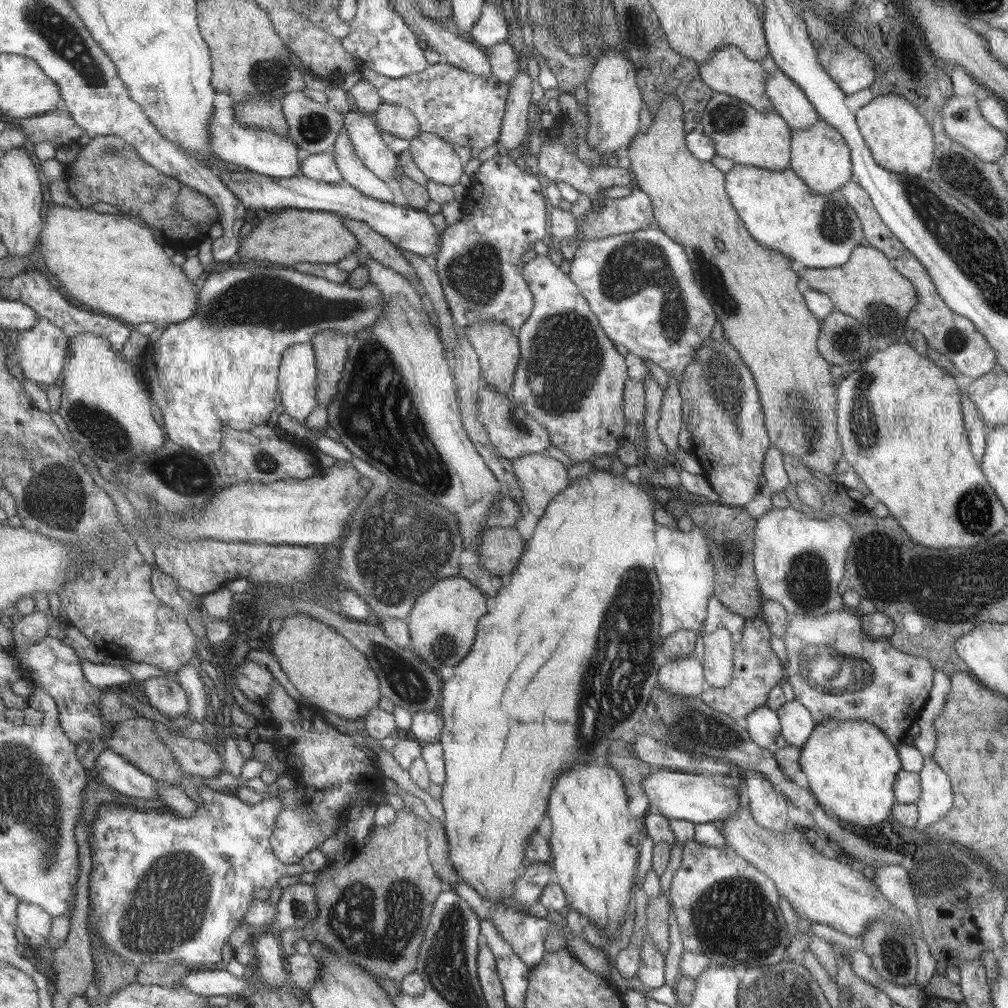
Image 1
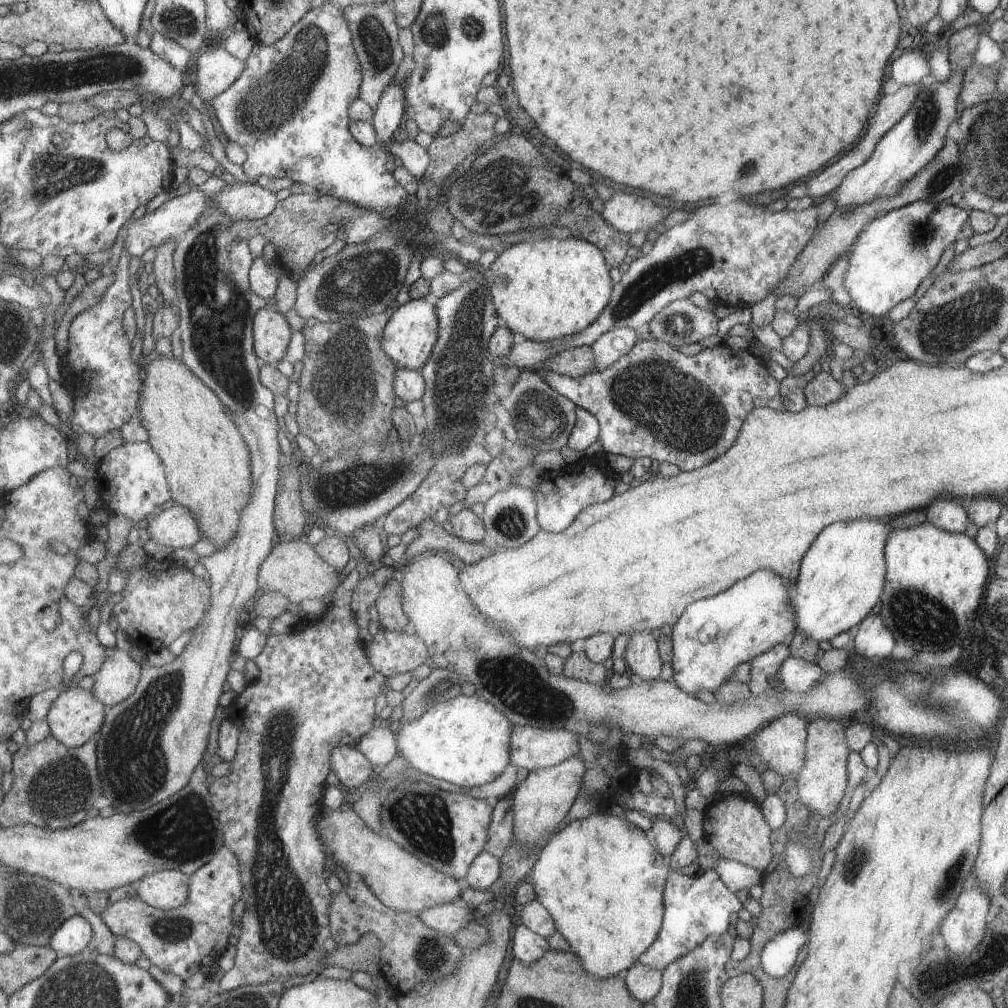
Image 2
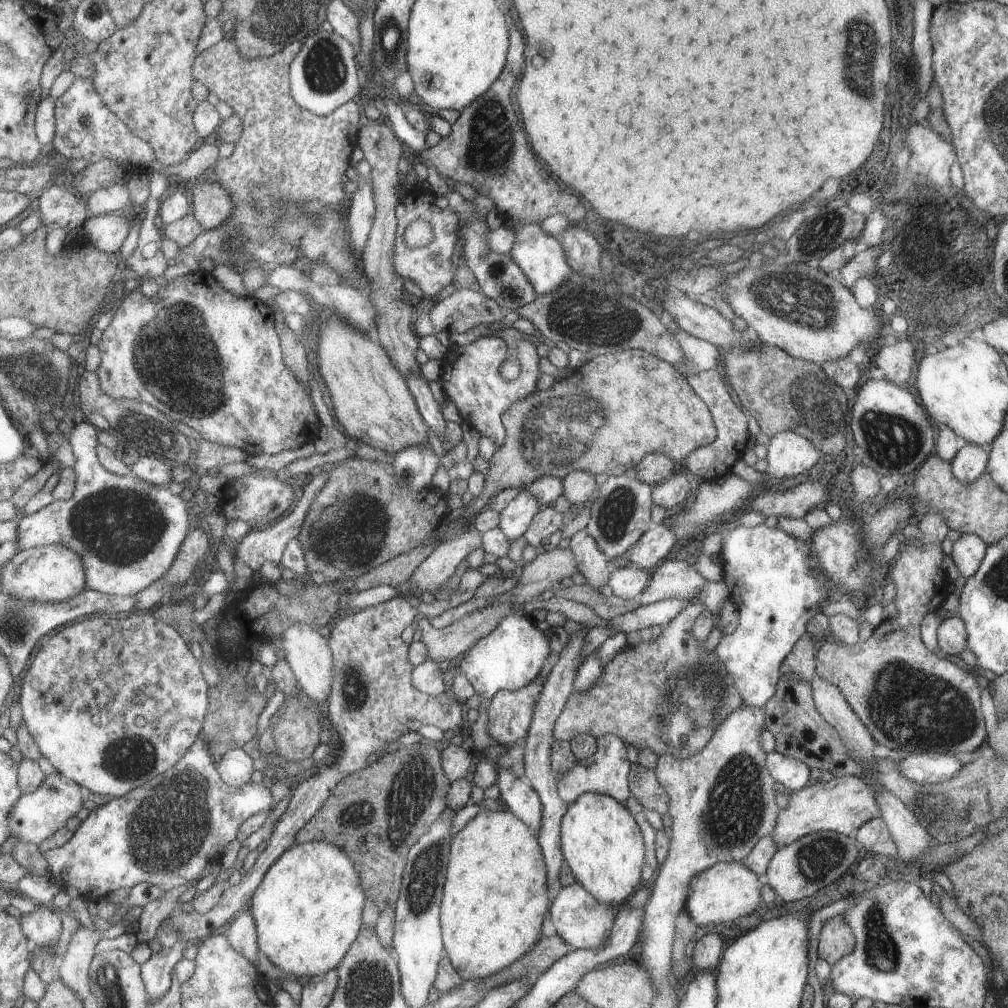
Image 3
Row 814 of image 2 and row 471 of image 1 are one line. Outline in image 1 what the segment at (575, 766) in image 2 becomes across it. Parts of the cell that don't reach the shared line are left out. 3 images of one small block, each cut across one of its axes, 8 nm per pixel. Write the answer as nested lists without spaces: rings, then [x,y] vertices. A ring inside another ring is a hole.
[[[529,454],[513,460],[519,486],[525,496],[529,512],[543,518],[549,504],[567,488],[571,488],[571,472],[563,462],[549,458],[547,454]]]

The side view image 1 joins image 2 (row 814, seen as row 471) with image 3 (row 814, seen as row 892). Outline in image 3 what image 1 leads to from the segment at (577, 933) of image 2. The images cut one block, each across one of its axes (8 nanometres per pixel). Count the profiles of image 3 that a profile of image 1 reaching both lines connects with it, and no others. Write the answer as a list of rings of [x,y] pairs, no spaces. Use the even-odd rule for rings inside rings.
[[[507,808],[503,812],[493,812],[493,810],[483,810],[473,822],[469,822],[469,826],[465,830],[461,830],[459,834],[455,834],[453,838],[453,846],[451,846],[451,864],[449,864],[449,880],[445,886],[445,898],[443,898],[443,930],[445,930],[445,946],[449,952],[449,958],[453,962],[453,966],[461,972],[461,976],[465,978],[465,982],[483,982],[487,978],[493,978],[495,974],[501,974],[503,970],[507,970],[509,966],[513,966],[515,962],[519,962],[525,954],[533,952],[535,946],[541,942],[543,938],[543,922],[547,922],[547,914],[551,912],[553,900],[551,900],[551,874],[547,870],[547,860],[543,856],[543,844],[537,838],[537,832],[533,832],[531,826],[527,826],[527,822],[523,822],[521,818],[517,818],[513,812],[509,812]]]

